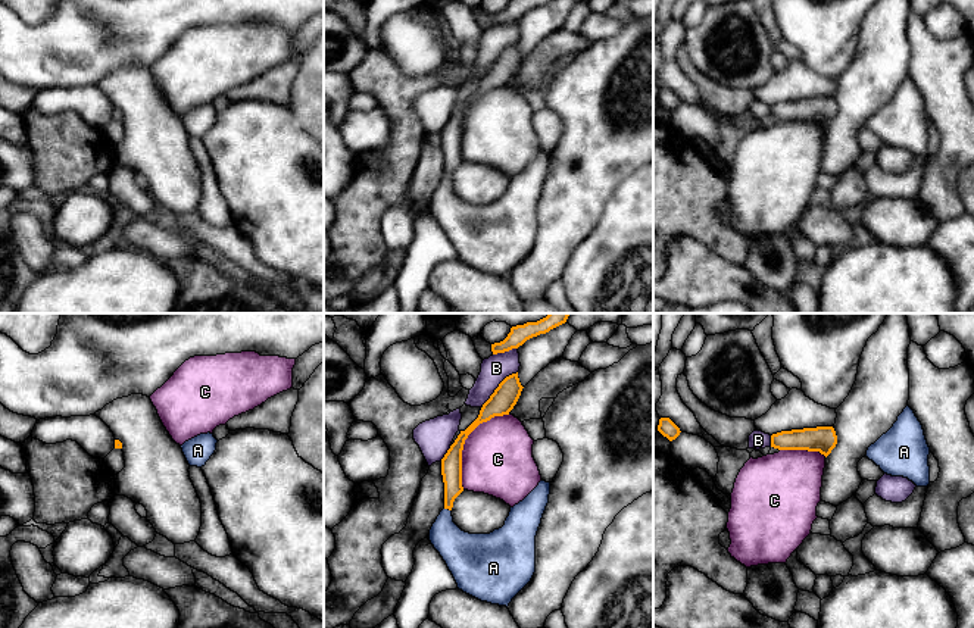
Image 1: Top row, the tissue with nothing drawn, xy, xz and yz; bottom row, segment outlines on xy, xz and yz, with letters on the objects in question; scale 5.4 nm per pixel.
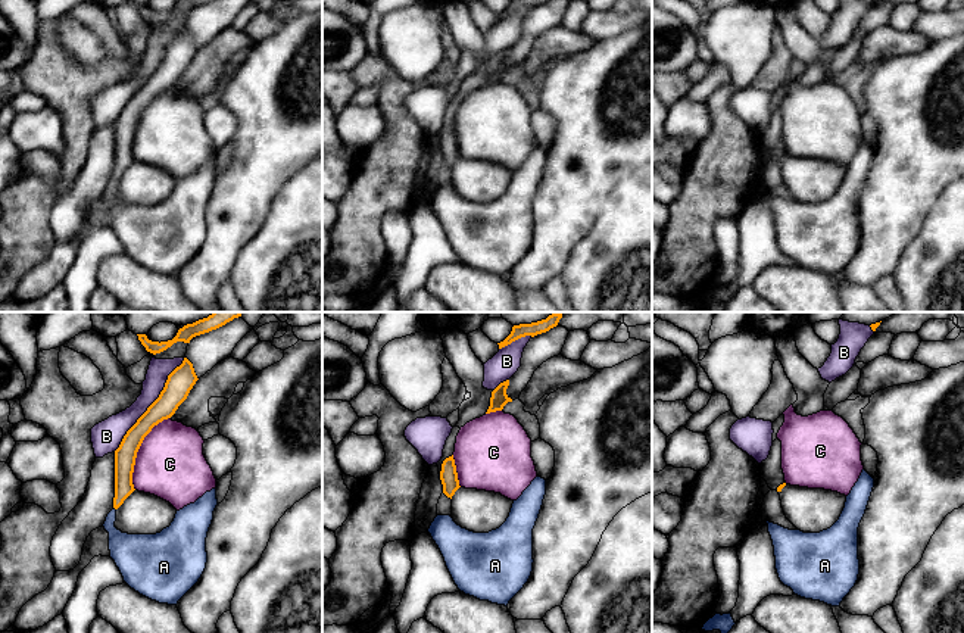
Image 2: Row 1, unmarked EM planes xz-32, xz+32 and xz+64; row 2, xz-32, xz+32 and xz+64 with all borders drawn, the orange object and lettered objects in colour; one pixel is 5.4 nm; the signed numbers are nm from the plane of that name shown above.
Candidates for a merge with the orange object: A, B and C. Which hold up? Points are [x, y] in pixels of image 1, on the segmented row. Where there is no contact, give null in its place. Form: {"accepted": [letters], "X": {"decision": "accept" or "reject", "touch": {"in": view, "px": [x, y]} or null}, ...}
{"accepted": ["A"], "A": {"decision": "accept", "touch": {"in": "xz", "px": [448, 508]}}, "B": {"decision": "reject", "touch": {"in": "xz", "px": [499, 386]}}, "C": {"decision": "reject", "touch": {"in": "xz", "px": [464, 441]}}}

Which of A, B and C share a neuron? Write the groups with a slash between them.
A / B / C

